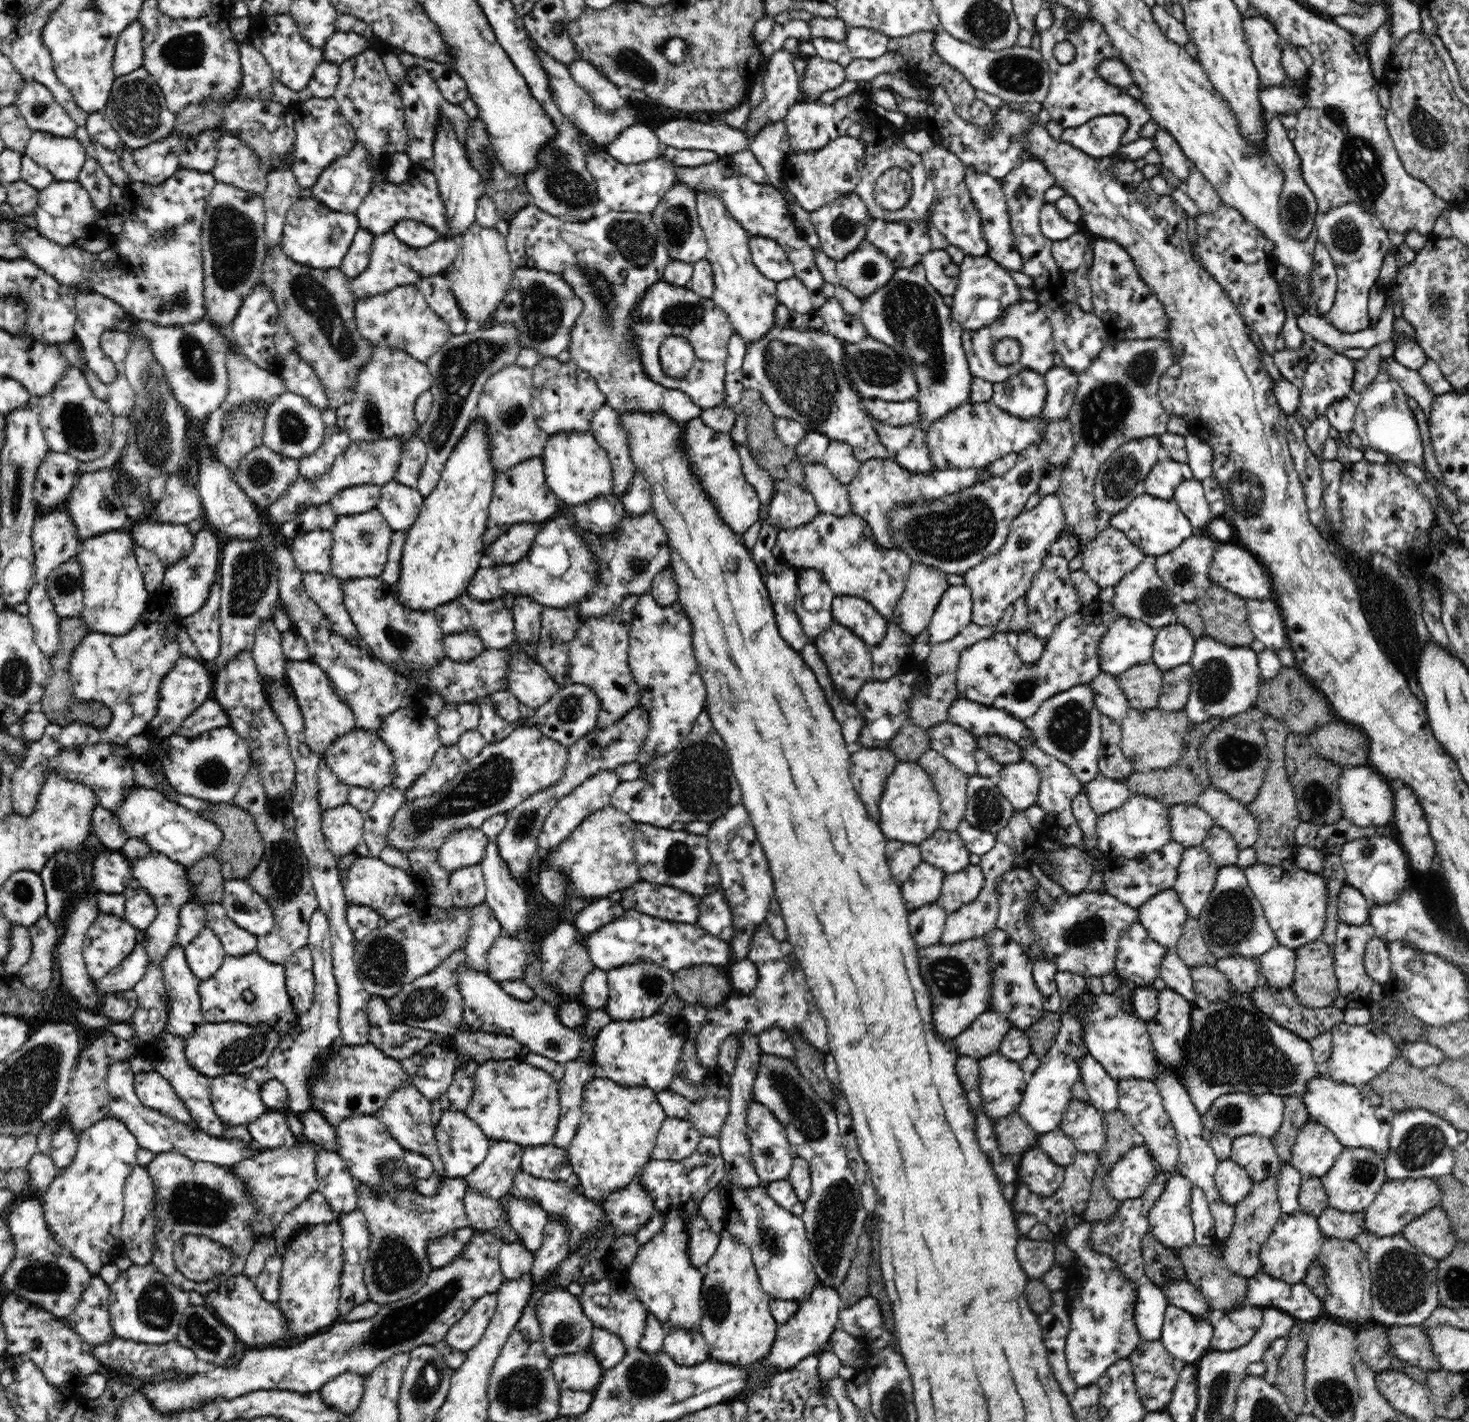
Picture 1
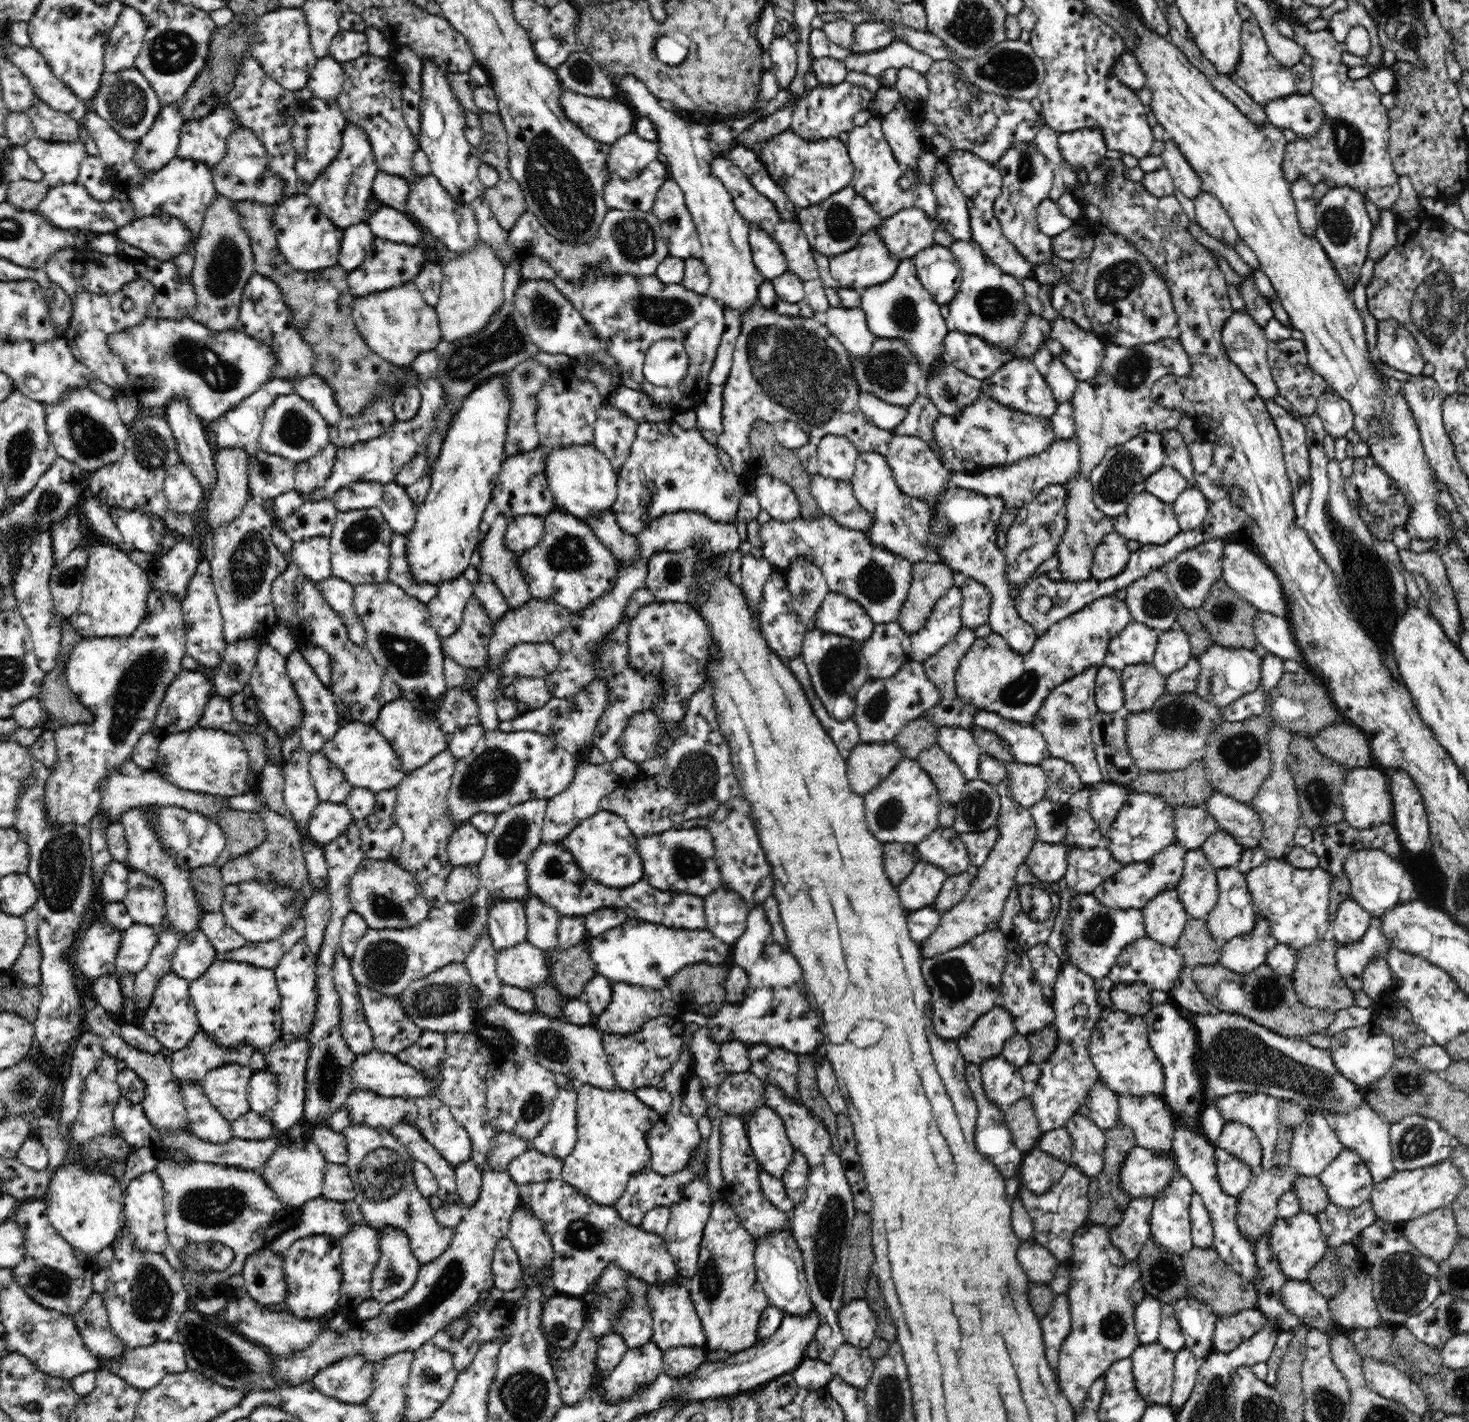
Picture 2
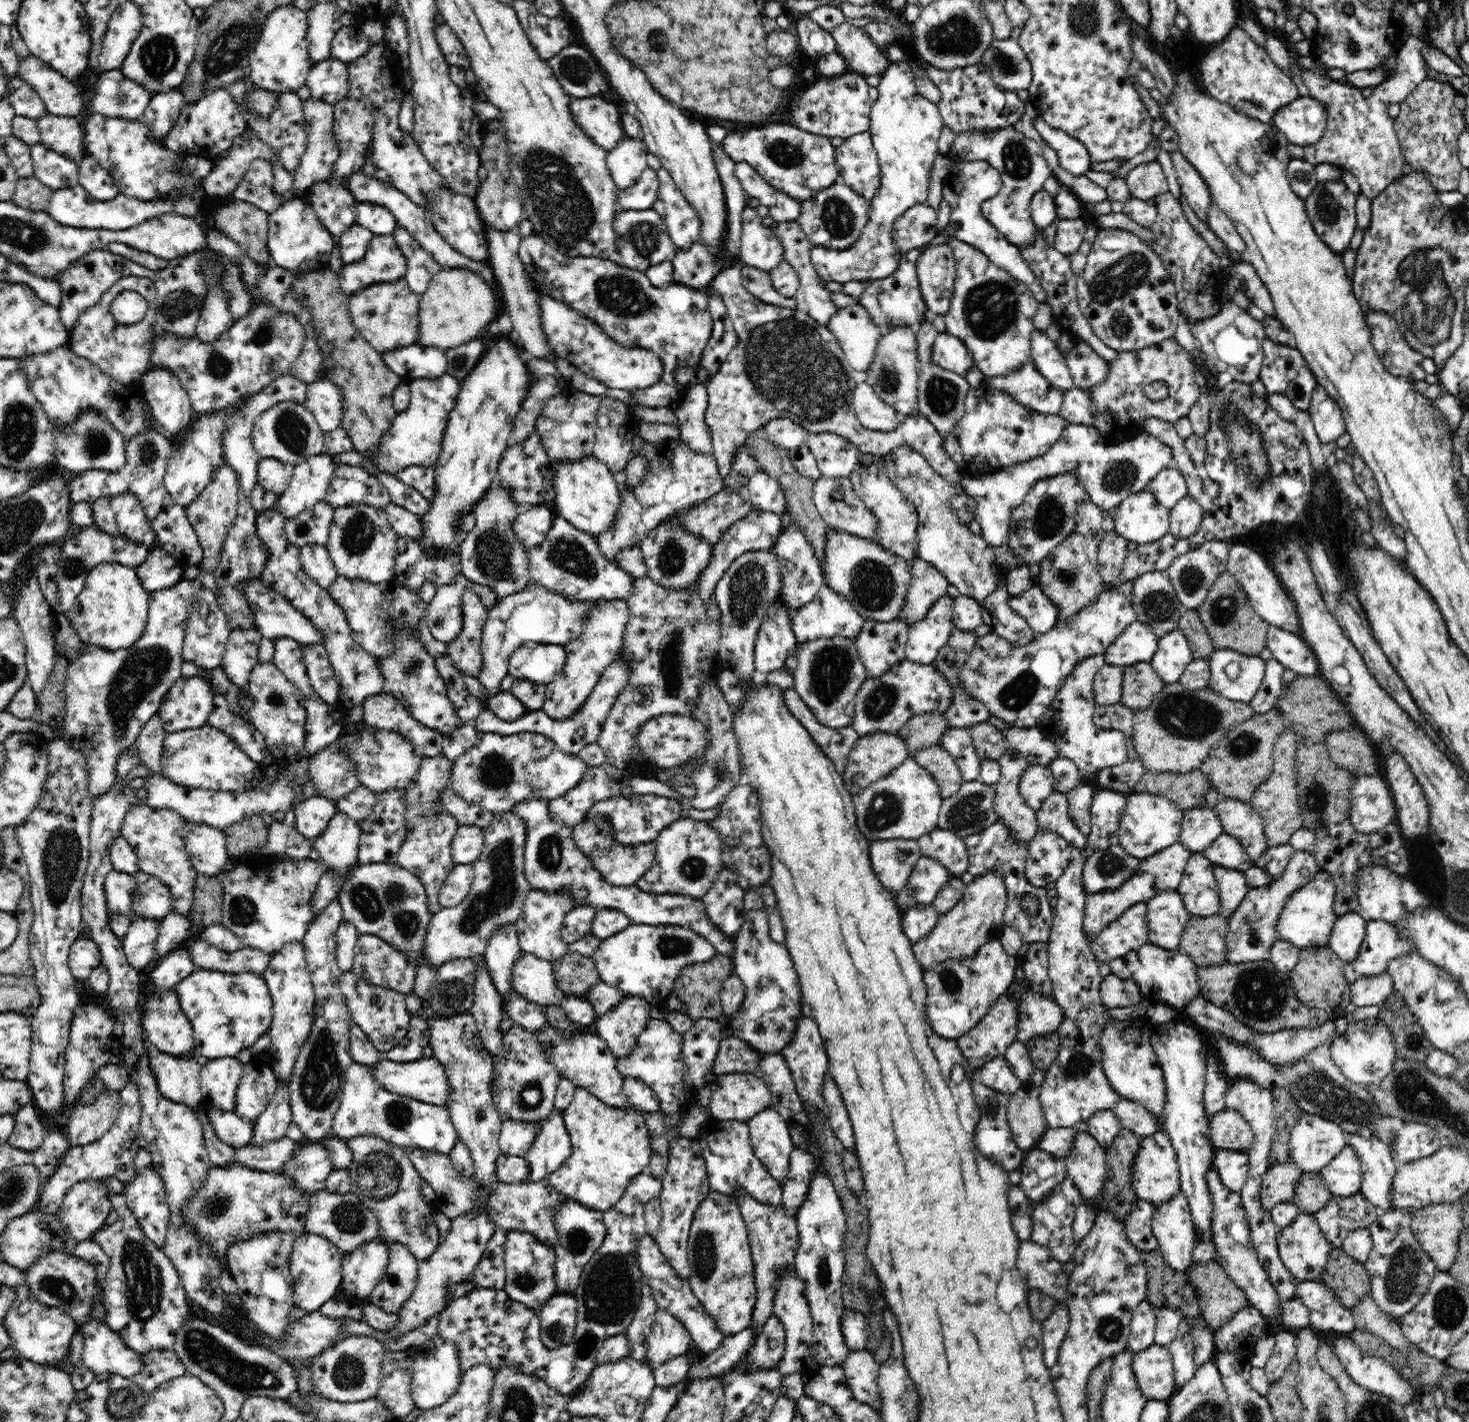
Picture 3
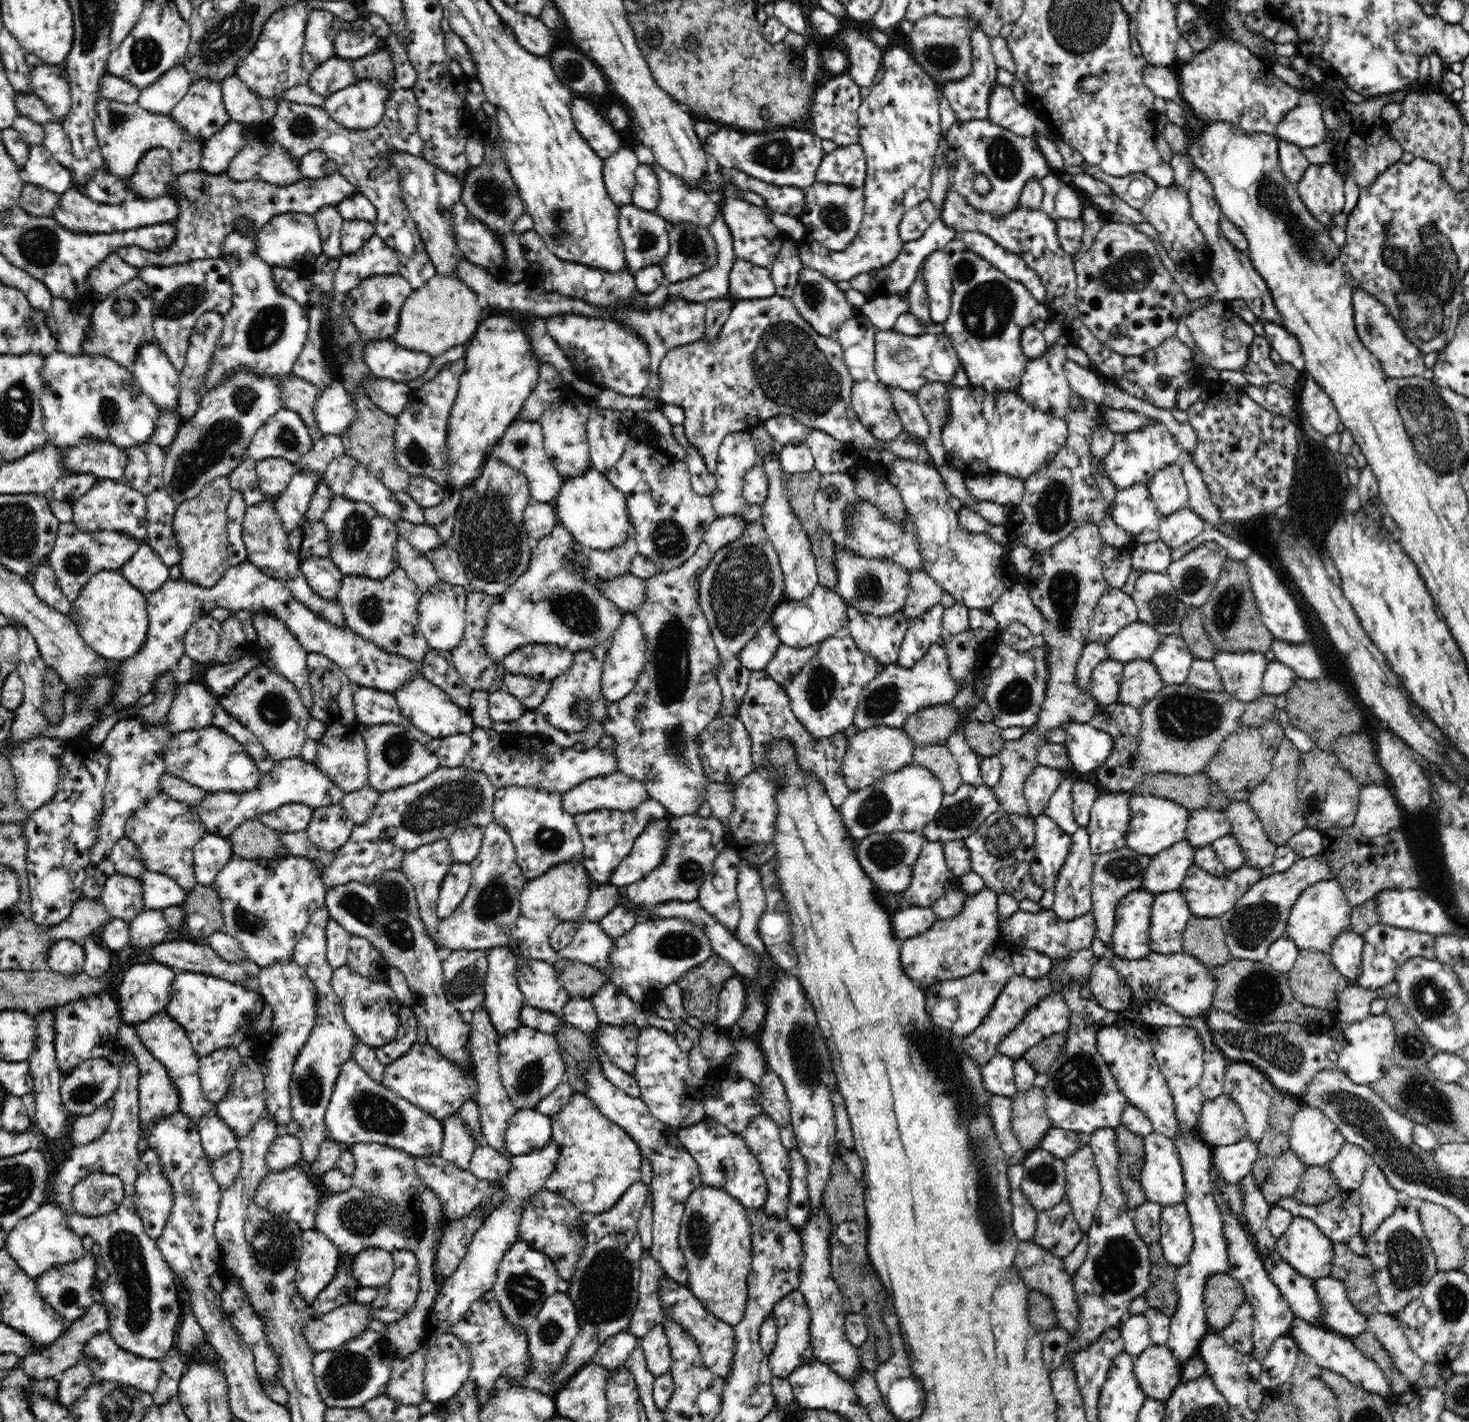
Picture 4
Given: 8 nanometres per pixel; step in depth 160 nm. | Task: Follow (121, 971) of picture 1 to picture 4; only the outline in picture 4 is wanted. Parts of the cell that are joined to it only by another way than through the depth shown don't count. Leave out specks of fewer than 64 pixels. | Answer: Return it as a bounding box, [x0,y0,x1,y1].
[129,909,169,948]

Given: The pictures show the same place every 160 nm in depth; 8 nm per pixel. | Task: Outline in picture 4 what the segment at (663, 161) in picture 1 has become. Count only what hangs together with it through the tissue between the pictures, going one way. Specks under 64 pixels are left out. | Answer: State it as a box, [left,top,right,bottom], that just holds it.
[632,164,659,212]

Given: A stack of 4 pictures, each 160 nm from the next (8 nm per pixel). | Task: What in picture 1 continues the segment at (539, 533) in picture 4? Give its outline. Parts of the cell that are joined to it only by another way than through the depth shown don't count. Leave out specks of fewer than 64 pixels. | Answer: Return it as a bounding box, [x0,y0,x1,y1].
[487,522,540,565]

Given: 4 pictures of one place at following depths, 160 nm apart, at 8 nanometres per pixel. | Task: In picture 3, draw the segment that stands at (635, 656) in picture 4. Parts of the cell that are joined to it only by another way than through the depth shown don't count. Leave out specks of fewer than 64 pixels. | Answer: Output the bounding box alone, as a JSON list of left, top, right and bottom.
[472,652,630,755]

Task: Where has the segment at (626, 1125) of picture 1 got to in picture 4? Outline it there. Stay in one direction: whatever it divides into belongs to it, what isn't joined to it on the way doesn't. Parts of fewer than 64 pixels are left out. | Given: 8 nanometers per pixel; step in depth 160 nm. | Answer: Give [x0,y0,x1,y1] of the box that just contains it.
[546,1093,642,1215]

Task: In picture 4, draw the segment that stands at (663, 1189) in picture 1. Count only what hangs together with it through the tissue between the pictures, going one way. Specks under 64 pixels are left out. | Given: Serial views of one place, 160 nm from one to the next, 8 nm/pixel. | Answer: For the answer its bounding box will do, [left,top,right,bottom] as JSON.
[450,1183,649,1389]

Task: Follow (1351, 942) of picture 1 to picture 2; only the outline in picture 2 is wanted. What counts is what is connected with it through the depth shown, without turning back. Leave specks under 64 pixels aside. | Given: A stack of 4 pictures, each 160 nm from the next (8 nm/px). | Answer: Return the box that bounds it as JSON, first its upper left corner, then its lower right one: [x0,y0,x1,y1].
[1335,917,1390,993]

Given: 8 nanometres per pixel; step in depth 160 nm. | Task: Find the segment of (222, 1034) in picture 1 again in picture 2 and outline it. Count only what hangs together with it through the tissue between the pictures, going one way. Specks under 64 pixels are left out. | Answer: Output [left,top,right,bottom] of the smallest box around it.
[166,1030,252,1088]

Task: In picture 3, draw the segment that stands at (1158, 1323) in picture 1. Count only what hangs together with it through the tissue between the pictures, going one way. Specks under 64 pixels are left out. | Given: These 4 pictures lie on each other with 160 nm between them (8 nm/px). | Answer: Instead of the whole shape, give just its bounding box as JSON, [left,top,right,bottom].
[1126,1300,1156,1353]

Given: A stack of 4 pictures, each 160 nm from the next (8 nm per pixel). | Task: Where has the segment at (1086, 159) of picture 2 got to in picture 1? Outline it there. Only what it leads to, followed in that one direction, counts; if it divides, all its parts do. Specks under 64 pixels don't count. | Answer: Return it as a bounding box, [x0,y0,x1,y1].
[1061,114,1128,158]

